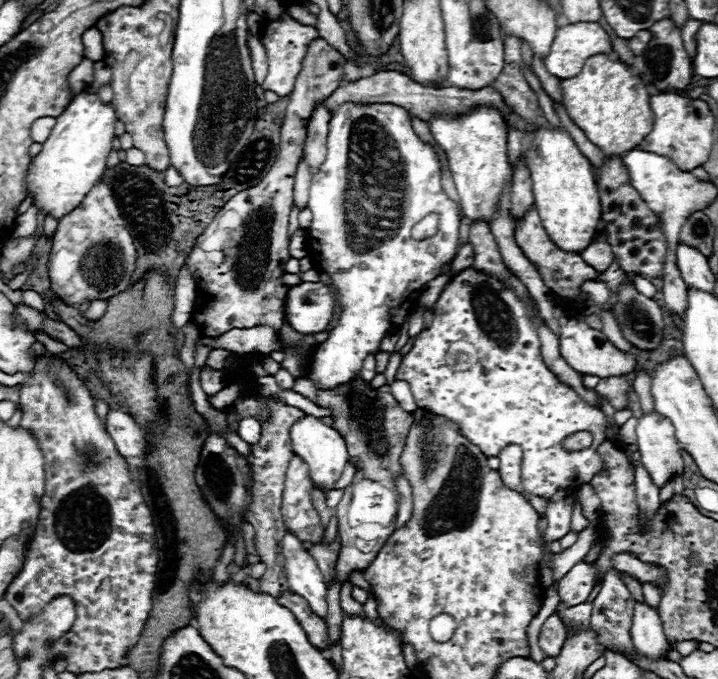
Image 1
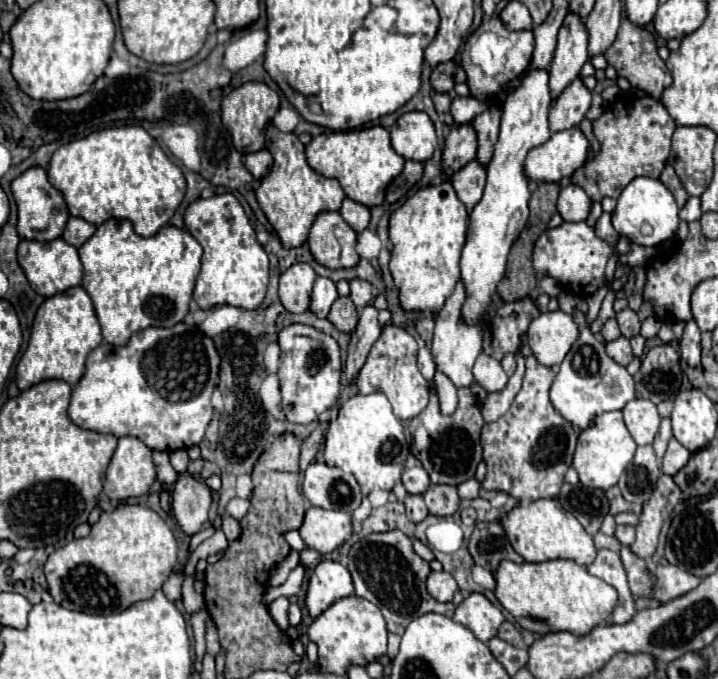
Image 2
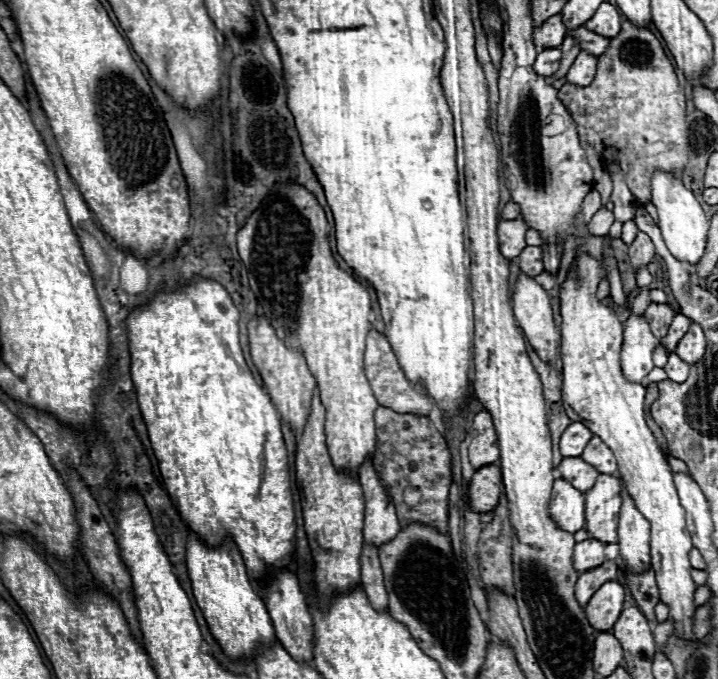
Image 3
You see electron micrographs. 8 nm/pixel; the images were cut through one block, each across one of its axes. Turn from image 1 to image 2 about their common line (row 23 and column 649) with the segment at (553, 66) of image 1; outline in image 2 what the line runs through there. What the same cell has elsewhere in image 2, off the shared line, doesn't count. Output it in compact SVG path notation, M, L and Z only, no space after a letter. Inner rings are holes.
M622 546L620 556L622 556L624 568L628 572L628 582L630 582L632 594L636 594L636 596L650 596L652 594L652 586L654 586L654 578L646 574L644 560L640 560L636 554L632 554L628 546Z

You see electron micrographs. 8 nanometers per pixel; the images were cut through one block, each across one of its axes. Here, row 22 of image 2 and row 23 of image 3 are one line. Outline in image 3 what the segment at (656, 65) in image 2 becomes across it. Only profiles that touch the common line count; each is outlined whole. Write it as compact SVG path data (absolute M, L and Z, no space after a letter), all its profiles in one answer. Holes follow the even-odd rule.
M624 20L620 34L610 38L608 48L598 56L594 82L586 88L564 84L558 90L558 98L574 116L580 136L596 148L600 160L622 166L624 180L638 202L646 204L650 200L650 176L656 170L670 172L678 178L682 176L682 170L688 162L688 126L684 120L686 98L684 90L678 86L674 66L670 64L660 40L648 28L640 28Z

